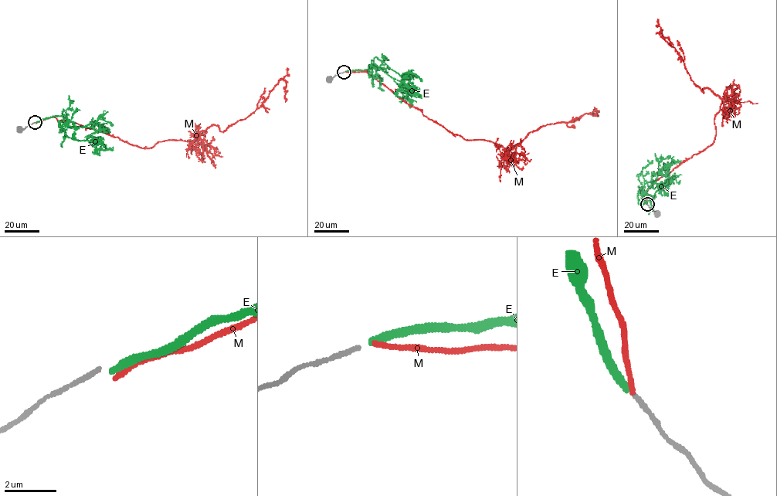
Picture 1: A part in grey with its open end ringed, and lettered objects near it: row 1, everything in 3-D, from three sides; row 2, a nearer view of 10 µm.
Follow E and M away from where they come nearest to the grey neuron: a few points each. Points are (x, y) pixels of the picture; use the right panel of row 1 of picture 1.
E: (647, 204), (642, 189), (639, 186), (641, 205), (649, 200), (659, 188), (660, 192), (667, 180)
M: (647, 204), (644, 190), (713, 143), (721, 103), (694, 84), (657, 32), (673, 46)

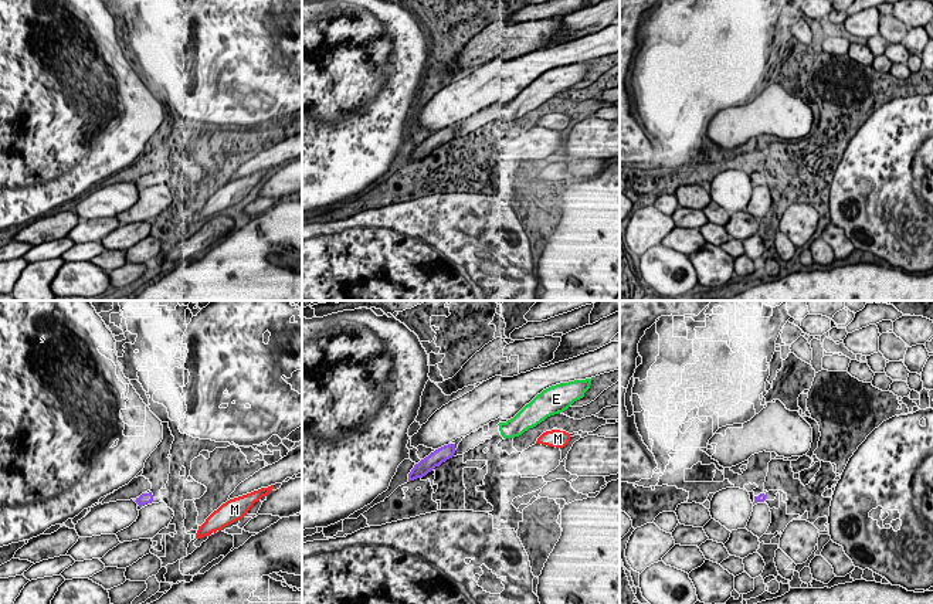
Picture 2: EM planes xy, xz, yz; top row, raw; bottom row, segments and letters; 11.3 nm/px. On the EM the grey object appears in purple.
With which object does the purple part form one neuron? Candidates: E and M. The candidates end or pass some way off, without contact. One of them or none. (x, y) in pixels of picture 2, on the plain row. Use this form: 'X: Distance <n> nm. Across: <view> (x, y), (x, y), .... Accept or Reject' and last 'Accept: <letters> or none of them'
E: Distance 550 nm. Across: xz (454, 126), (499, 112). Reject
M: Distance 600 nm. Across: xy (152, 183), (199, 209). Reject
Accept: none of them

